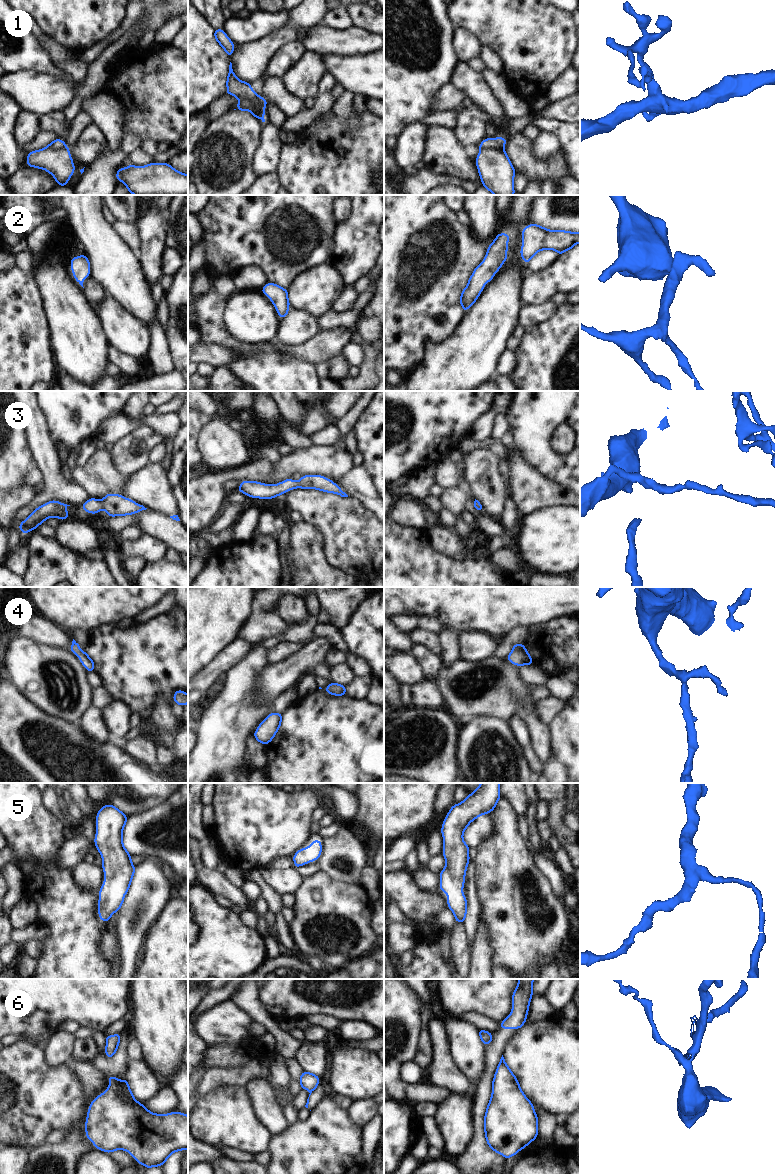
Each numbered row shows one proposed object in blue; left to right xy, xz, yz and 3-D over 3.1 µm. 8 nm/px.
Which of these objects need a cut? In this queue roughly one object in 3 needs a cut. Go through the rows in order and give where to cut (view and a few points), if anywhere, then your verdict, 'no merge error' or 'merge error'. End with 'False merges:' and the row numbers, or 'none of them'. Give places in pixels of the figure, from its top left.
1: cut in xz along (237, 96), (248, 98), (256, 104), (259, 102); merge error
2: no cut; no merge error
3: no cut; no merge error
4: no cut; no merge error
5: no cut; no merge error
6: cut in xy along (118, 1043), (117, 1048); merge error
False merges: 1, 6

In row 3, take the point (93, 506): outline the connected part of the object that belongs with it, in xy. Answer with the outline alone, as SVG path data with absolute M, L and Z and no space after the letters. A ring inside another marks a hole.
M113 493L106 494L101 501L96 498L88 498L87 502L80 507L90 514L98 514L103 508L108 517L132 515L147 509L121 494Z

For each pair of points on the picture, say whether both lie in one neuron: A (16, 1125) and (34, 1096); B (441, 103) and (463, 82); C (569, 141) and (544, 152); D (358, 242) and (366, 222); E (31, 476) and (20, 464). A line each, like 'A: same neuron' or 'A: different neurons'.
A: same neuron
B: different neurons
C: different neurons
D: same neuron
E: different neurons

